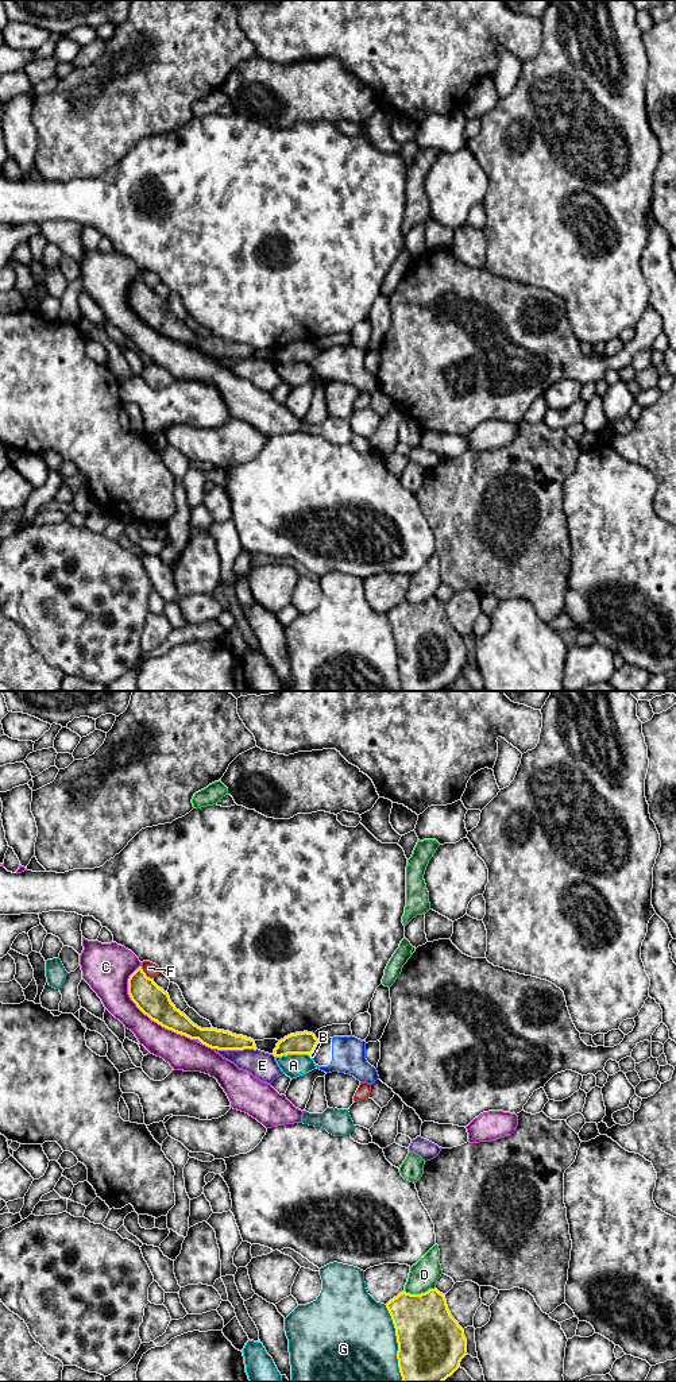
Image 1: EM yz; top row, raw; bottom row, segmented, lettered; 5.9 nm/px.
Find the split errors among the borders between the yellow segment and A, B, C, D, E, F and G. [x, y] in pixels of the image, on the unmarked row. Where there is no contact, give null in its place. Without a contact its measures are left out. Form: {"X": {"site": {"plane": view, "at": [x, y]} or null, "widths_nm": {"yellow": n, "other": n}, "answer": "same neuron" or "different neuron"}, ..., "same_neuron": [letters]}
{"A": {"site": {"plane": "yz", "at": [292, 362]}, "widths_nm": {"yellow": 130, "other": 140}, "answer": "different neuron"}, "B": {"site": {"plane": "yz", "at": [311, 362]}, "widths_nm": {"yellow": 130, "other": 30}, "answer": "different neuron"}, "C": {"site": {"plane": "yz", "at": [145, 323]}, "widths_nm": {"yellow": 180, "other": 190}, "answer": "different neuron"}, "D": {"site": {"plane": "yz", "at": [421, 602]}, "widths_nm": {"yellow": 360, "other": 170}, "answer": "different neuron"}, "E": {"site": {"plane": "yz", "at": [235, 358]}, "widths_nm": {"yellow": 120, "other": 160}, "answer": "different neuron"}, "F": {"site": {"plane": "yz", "at": [145, 282]}, "widths_nm": {"yellow": 180, "other": 80}, "answer": "different neuron"}, "G": {"site": {"plane": "yz", "at": [397, 651]}, "widths_nm": {"yellow": 400, "other": 500}, "answer": "different neuron"}, "same_neuron": []}

